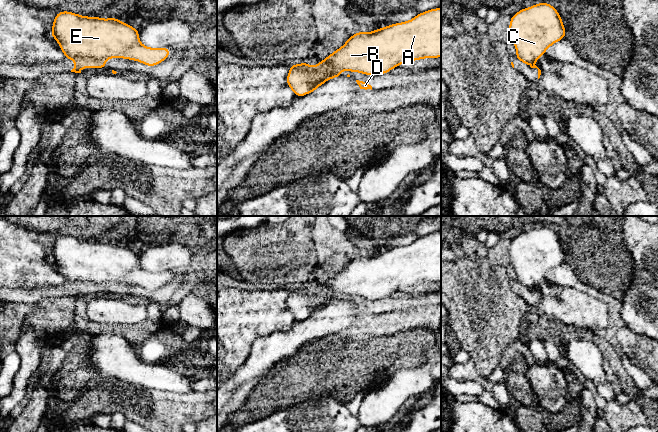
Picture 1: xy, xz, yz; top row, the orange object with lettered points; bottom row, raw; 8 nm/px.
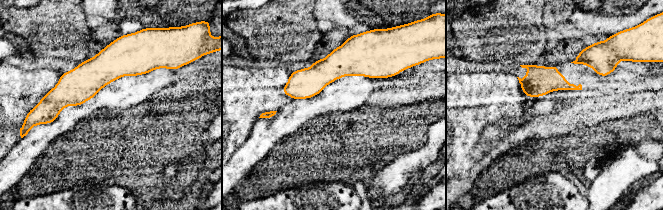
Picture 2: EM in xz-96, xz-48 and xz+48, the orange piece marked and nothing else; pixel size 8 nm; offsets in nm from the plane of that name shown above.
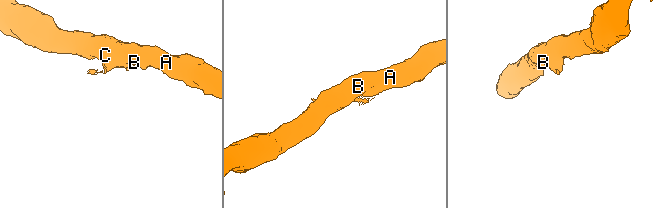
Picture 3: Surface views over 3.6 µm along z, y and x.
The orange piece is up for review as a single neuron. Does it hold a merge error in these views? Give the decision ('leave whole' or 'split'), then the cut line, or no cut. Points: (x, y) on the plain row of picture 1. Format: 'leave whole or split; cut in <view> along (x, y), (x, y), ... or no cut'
split; cut in xy along (65, 279), (68, 281), (93, 280), (107, 282)

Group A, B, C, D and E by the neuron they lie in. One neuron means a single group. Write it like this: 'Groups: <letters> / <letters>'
Groups: A B C E / D

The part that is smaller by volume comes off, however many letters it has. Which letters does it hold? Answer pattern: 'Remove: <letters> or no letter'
Remove: D

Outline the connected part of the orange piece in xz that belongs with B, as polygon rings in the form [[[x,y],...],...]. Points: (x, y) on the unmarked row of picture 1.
[[[433,232],[428,235],[417,238],[409,245],[394,247],[372,256],[359,255],[351,259],[342,271],[334,274],[322,286],[324,290],[318,294],[301,295],[292,293],[288,296],[286,307],[290,311],[295,320],[303,321],[311,316],[311,311],[318,306],[328,294],[342,293],[351,296],[359,296],[365,299],[383,299],[390,296],[393,292],[399,291],[401,288],[409,285],[418,285],[425,282],[441,281],[441,232]]]

